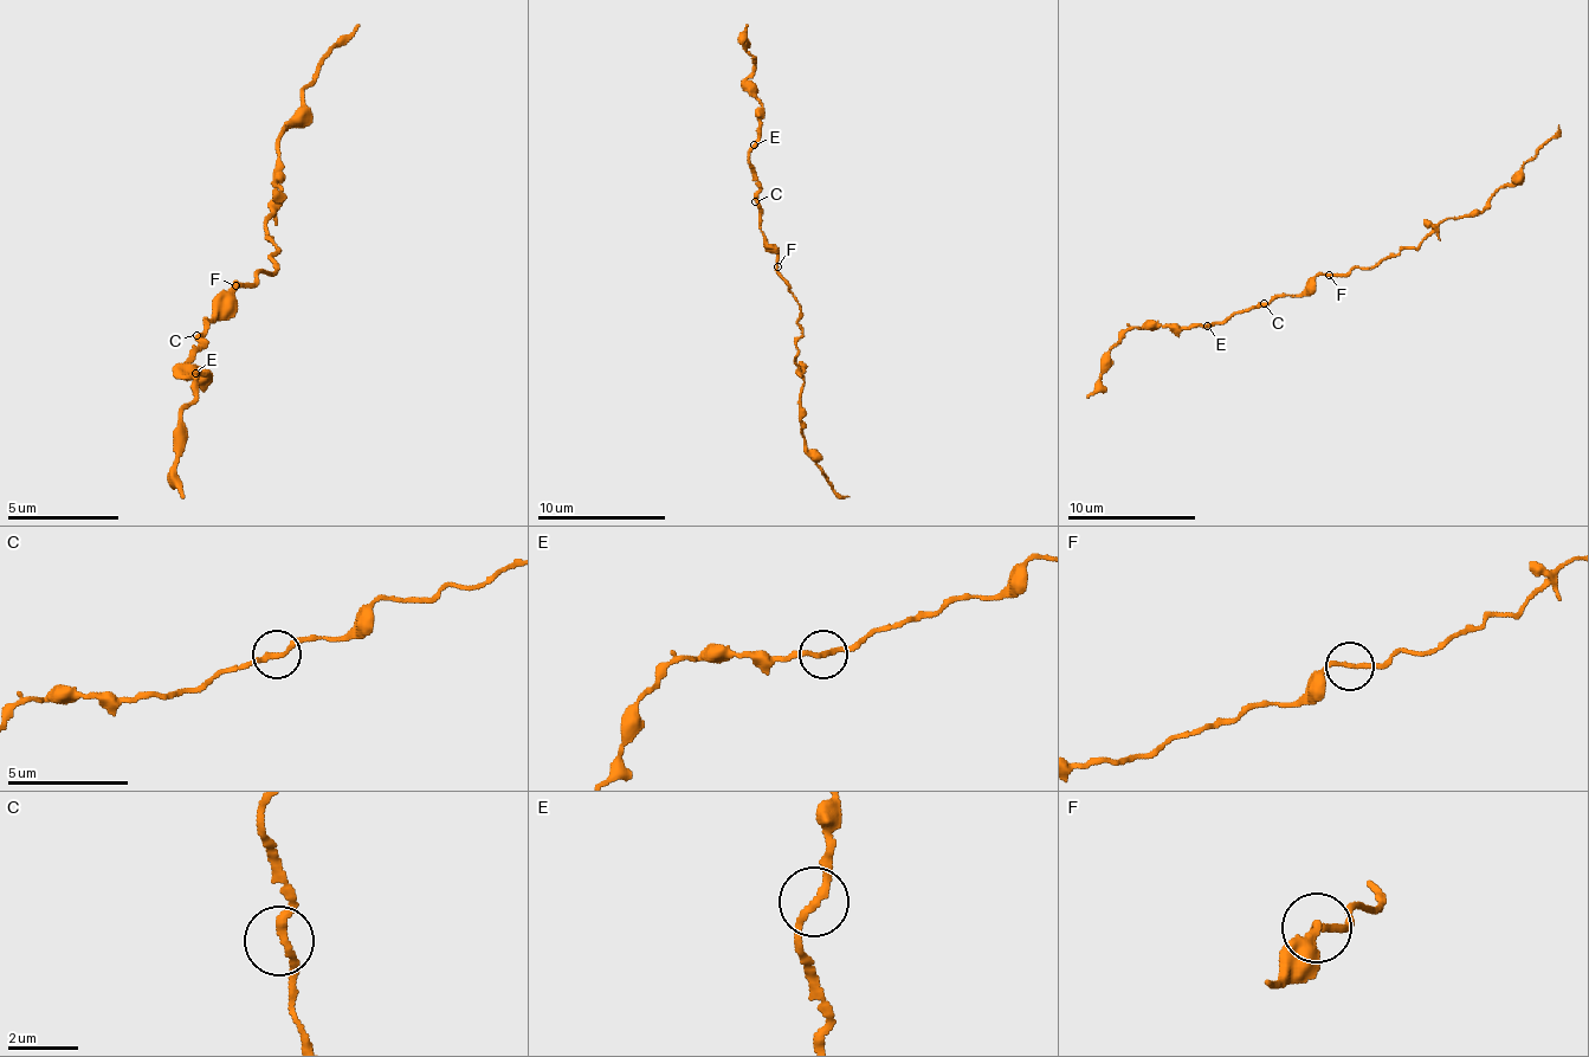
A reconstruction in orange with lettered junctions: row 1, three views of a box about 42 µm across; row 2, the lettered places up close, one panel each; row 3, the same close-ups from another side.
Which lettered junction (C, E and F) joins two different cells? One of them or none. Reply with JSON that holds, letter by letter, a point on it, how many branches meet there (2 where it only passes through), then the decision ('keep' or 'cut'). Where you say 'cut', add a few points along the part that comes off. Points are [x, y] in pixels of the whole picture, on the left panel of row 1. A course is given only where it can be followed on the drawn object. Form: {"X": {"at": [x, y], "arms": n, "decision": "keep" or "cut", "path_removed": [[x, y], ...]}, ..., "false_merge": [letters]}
{"C": {"at": [196, 335], "arms": 2, "decision": "keep"}, "E": {"at": [195, 373], "arms": 2, "decision": "cut", "path_removed": [[196, 374], [207, 374], [191, 374], [180, 418], [174, 475], [186, 496]]}, "F": {"at": [236, 285], "arms": 2, "decision": "keep"}, "false_merge": ["E"]}

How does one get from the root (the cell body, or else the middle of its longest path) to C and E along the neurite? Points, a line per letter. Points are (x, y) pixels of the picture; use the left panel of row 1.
C: (236, 285), (236, 296), (213, 318), (207, 318), (207, 329), (202, 335), (196, 335)
E: (236, 285), (236, 296), (213, 318), (207, 318), (202, 341), (186, 362), (186, 368), (196, 374)

